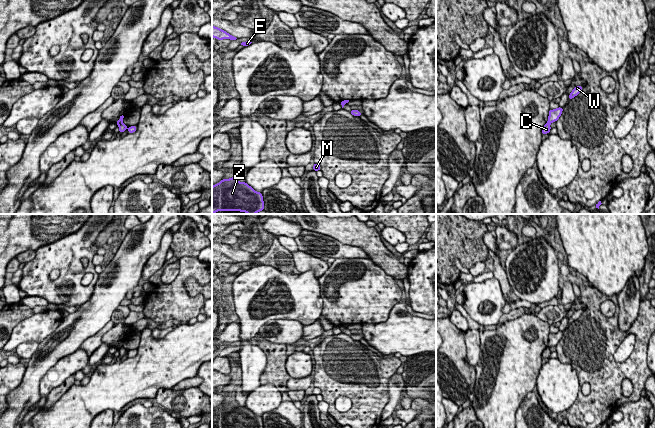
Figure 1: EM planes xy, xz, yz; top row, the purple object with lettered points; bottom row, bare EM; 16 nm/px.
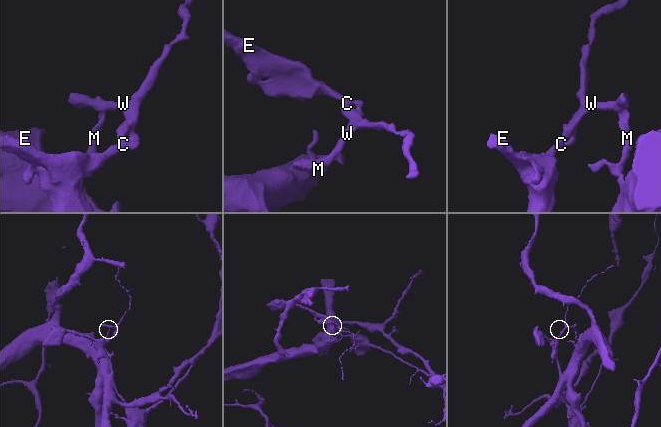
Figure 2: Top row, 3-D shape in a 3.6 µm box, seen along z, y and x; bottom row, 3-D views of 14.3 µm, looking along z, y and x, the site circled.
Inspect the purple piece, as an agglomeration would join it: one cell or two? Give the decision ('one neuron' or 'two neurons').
two neurons

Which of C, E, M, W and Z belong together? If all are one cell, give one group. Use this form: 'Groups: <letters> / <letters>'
Groups: C E / M W Z

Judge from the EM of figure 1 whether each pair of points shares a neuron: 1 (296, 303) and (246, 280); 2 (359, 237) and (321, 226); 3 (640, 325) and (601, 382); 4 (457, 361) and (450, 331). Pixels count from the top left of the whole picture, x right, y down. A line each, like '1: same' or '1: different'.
1: same
2: same
3: same
4: same

